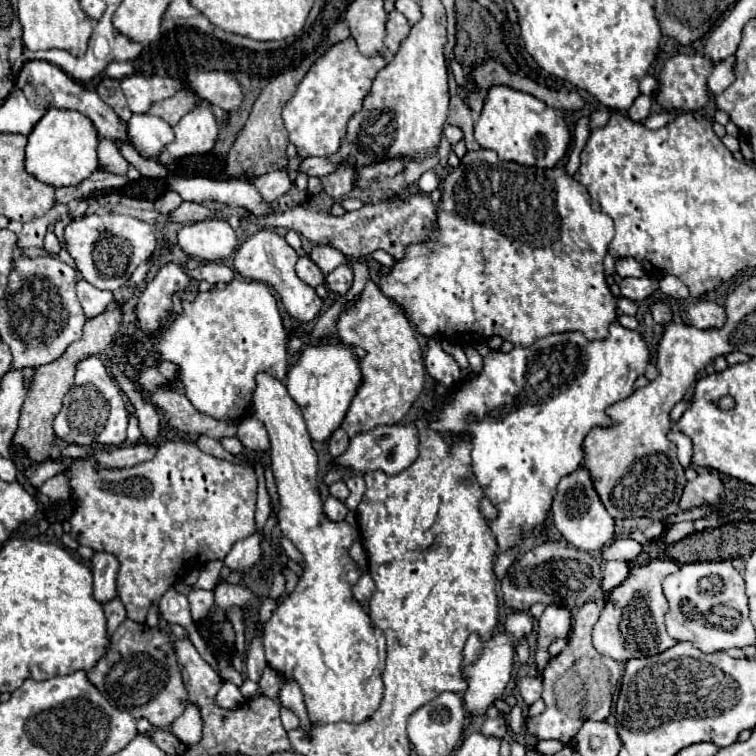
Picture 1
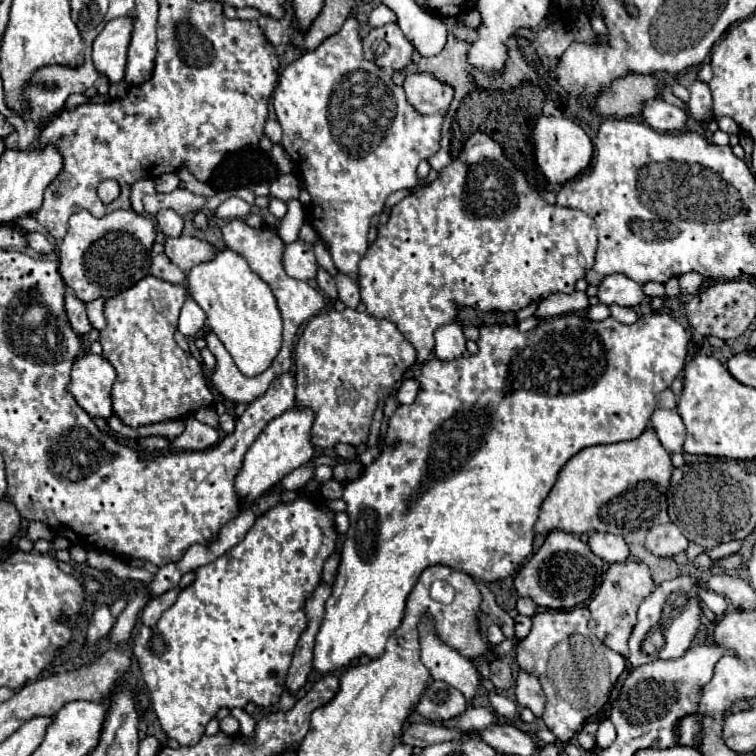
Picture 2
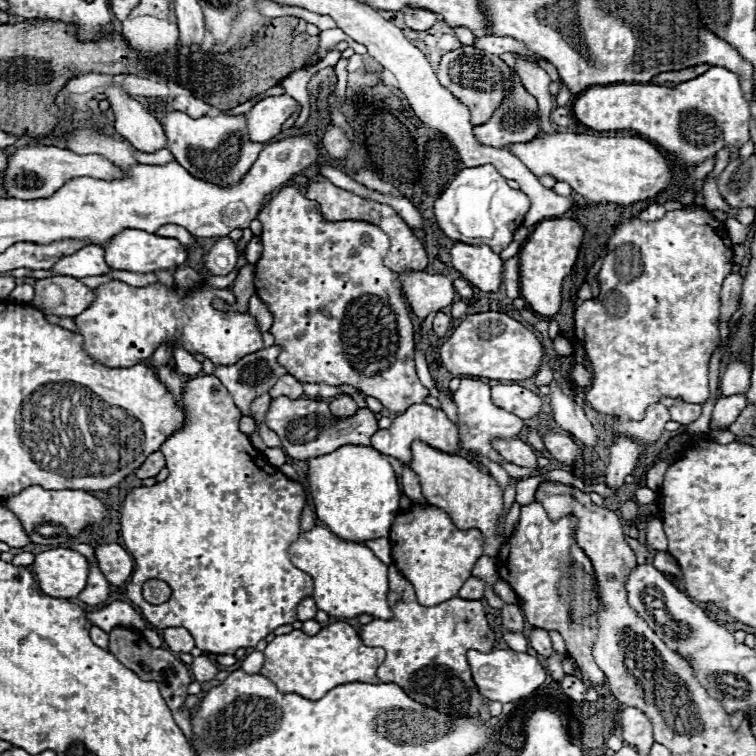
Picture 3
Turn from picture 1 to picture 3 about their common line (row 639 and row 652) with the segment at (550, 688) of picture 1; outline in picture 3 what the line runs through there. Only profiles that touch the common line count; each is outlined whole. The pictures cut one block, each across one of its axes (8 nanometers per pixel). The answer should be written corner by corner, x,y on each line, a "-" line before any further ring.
540,502
522,506
520,522
514,534
504,542
496,558
496,566
500,578
506,580
522,600
526,620
544,630
560,632
566,642
568,656
578,664
584,682
588,686
596,686
604,684
604,672
592,658
592,646
598,636
598,622
592,616
598,606
598,592
594,568
574,540
576,522
578,520
574,516
564,516
558,522
552,522

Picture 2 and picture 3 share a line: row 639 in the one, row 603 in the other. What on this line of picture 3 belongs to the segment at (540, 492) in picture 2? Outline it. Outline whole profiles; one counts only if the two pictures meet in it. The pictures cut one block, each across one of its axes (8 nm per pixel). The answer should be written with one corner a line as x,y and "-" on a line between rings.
316,526
310,532
302,532
298,542
290,546
292,562
314,578
314,594
318,608
336,618
354,618
370,614
380,620
390,620
392,612
386,600
388,594
388,566
380,562
372,550
362,544
342,540
328,528

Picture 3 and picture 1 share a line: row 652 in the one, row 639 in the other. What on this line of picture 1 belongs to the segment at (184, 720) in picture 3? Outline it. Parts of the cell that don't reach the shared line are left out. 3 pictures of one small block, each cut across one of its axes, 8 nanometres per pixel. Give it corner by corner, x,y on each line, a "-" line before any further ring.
124,620
110,638
112,646
106,658
88,670
90,682
110,698
118,710
126,710
134,718
146,718
156,728
168,728
188,704
188,692
172,646
172,634
162,628
152,630
146,624

